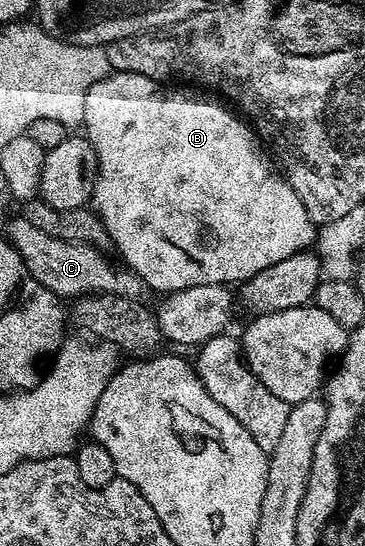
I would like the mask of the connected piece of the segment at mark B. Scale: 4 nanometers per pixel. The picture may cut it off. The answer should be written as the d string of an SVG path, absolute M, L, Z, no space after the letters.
M113 72L108 78L98 80L89 87L83 106L83 132L92 142L97 155L97 181L91 204L96 216L101 219L107 230L112 247L115 246L121 251L122 258L126 260L122 261L136 272L142 285L146 289L154 288L155 291L161 292L160 294L178 292L184 288L204 284L233 286L233 283L236 285L259 274L259 270L267 266L275 266L275 262L283 262L283 258L291 258L291 254L306 251L316 241L318 225L309 217L309 211L303 206L297 191L289 185L288 179L283 178L280 171L277 173L269 165L268 158L261 153L252 130L248 128L250 125L224 103L221 105L213 100L200 100L197 96L188 96L185 92L172 92L169 88L160 92L157 84L158 81L151 76L142 77L134 72Z

